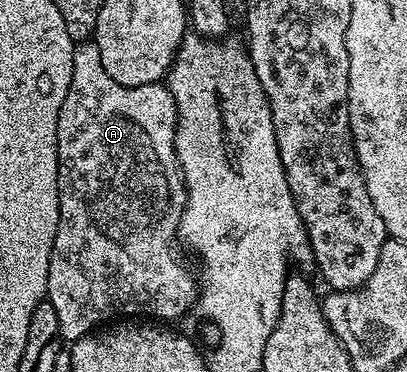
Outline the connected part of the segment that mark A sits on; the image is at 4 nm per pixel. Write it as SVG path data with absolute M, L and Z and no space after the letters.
M94 42L76 43L73 50L73 78L69 82L69 94L61 102L61 114L57 118L57 158L59 159L59 221L57 234L53 238L53 250L49 258L49 278L47 279L46 303L57 310L59 335L64 341L80 340L85 333L114 321L116 318L150 318L155 322L175 322L178 316L192 311L197 300L197 276L187 269L183 256L179 253L179 214L187 201L187 187L183 184L183 170L175 153L175 99L171 97L166 83L149 86L121 86L105 74L101 66L101 50Z

